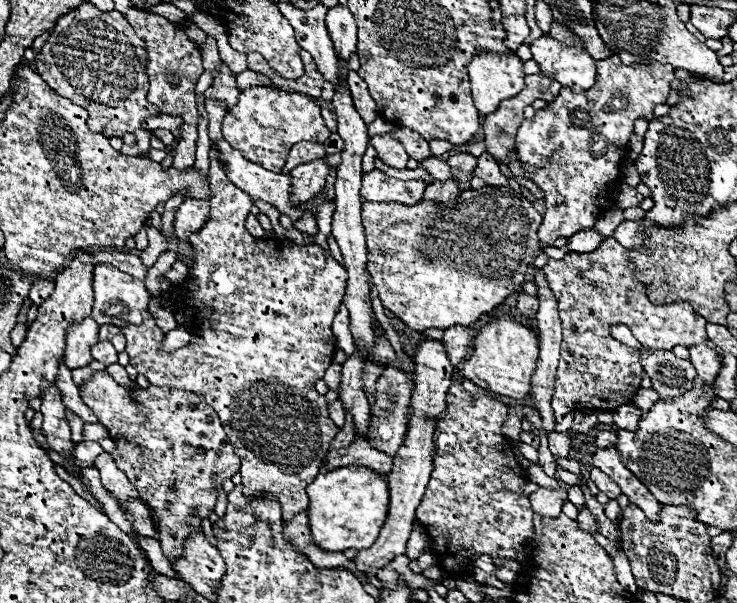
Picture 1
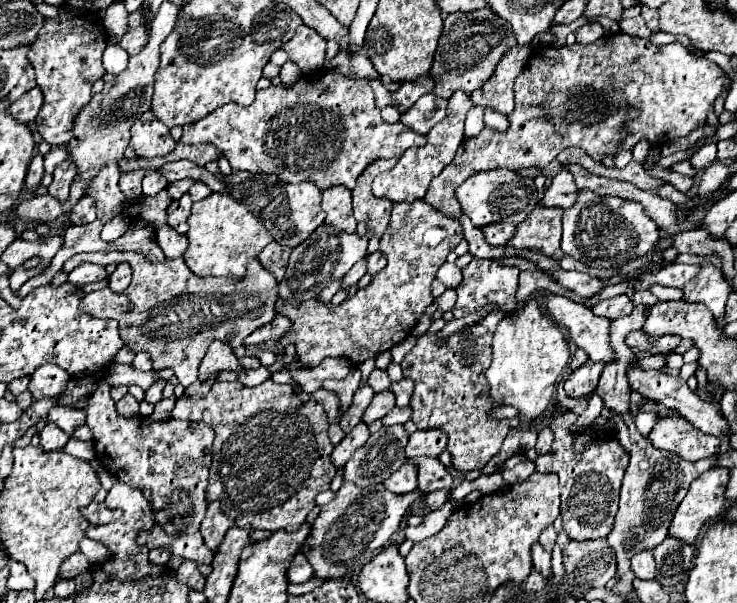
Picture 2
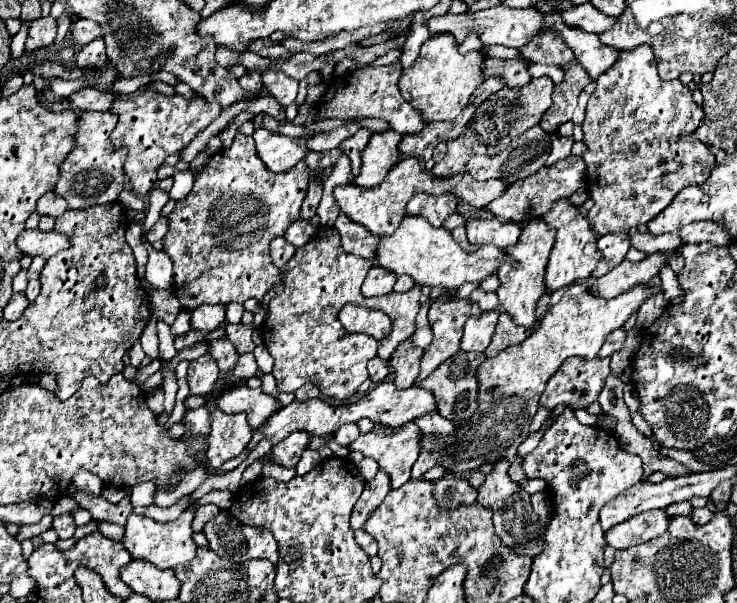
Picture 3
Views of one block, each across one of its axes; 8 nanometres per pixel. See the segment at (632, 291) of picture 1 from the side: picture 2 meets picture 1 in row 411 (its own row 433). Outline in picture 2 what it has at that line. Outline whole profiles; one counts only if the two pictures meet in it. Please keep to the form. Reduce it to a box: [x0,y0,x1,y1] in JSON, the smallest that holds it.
[536,414,630,540]

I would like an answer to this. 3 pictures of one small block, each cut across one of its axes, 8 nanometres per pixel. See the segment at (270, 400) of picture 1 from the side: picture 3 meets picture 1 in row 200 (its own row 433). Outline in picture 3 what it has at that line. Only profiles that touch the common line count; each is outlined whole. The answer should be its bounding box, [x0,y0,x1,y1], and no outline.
[208,410,252,468]

